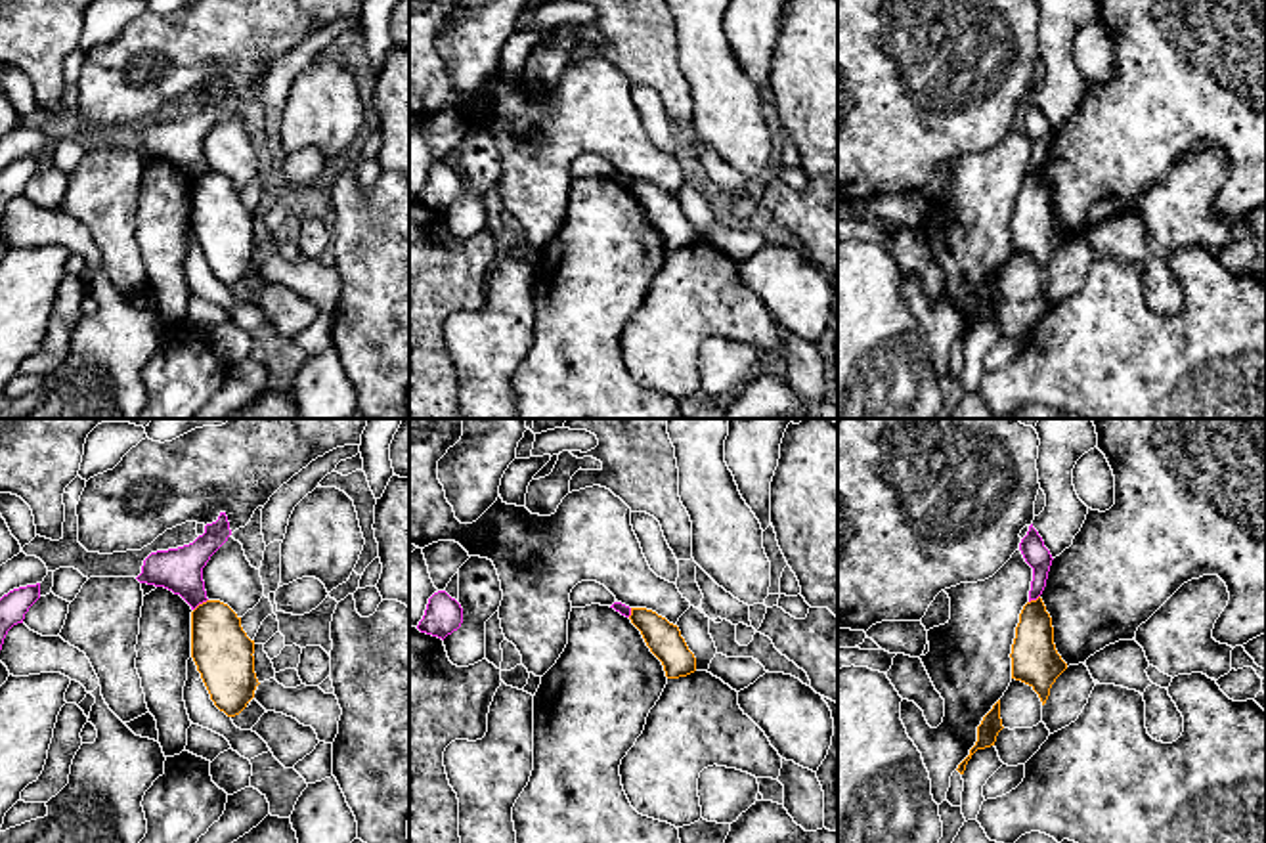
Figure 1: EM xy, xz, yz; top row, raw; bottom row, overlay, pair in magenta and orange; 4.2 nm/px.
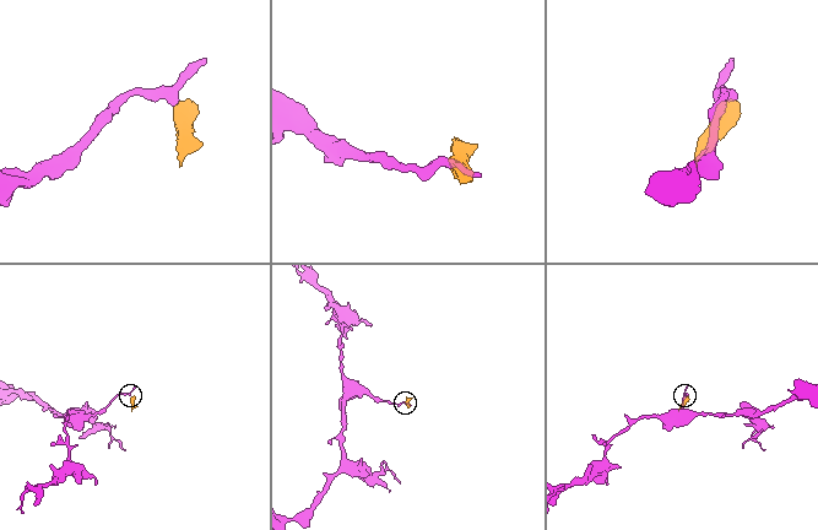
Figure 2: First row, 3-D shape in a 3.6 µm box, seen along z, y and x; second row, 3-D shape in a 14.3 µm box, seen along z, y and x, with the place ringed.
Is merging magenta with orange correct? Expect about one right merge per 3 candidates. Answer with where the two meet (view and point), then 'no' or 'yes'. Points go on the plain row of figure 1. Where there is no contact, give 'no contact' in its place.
xy (199, 174) | no

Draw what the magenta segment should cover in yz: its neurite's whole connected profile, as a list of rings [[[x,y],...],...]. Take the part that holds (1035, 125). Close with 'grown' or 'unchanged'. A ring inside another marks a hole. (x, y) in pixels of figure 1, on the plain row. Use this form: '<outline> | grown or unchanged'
[[[1033,96],[1029,97],[1027,107],[1021,111],[1019,122],[1025,134],[1033,140],[1033,153],[1031,153],[1031,162],[1029,162],[1029,174],[1031,174],[1042,166],[1054,130],[1050,122],[1044,119],[1042,109],[1033,99]]] | unchanged

